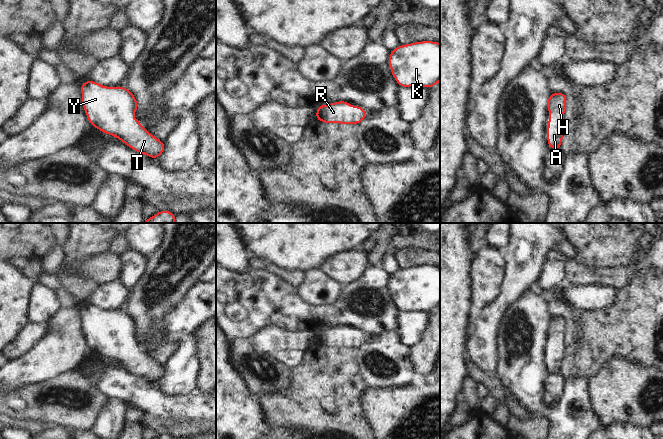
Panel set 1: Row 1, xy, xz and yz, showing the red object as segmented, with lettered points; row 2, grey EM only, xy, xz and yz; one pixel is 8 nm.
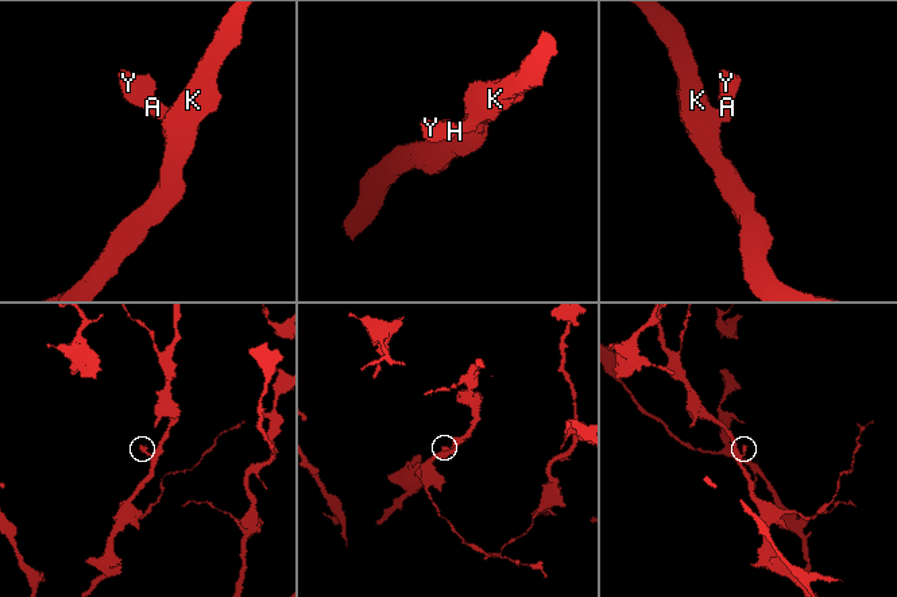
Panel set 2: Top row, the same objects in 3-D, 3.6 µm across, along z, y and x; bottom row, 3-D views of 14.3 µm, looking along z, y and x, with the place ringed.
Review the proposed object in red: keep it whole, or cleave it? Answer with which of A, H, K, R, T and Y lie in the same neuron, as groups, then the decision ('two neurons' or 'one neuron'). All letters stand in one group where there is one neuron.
A H K R T Y; one neuron

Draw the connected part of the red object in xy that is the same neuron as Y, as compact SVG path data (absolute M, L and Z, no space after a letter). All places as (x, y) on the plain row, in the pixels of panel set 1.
M88 304L81 308L82 328L90 348L101 356L115 360L134 375L157 383L165 374L165 367L149 357L133 342L137 335L136 321L127 311L105 311Z

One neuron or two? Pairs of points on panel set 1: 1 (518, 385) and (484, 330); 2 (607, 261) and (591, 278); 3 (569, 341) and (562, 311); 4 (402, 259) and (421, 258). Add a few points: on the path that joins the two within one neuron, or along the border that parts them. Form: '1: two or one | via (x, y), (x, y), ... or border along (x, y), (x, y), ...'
1: two | border along (499, 330), (498, 369), (496, 374)
2: two | border along (577, 261), (595, 271), (621, 267)
3: one | via (570, 333), (570, 318)
4: one | via (407, 261), (416, 261)

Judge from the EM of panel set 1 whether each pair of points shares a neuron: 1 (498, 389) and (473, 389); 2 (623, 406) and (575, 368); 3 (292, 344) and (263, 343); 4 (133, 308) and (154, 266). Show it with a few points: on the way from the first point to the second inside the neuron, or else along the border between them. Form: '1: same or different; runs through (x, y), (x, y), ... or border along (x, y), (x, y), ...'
1: different; border along (469, 375), (479, 385)
2: different; border along (607, 363), (587, 381)
3: same; runs through (285, 343), (270, 343)
4: same; runs through (142, 298), (142, 290), (146, 286), (148, 276)

